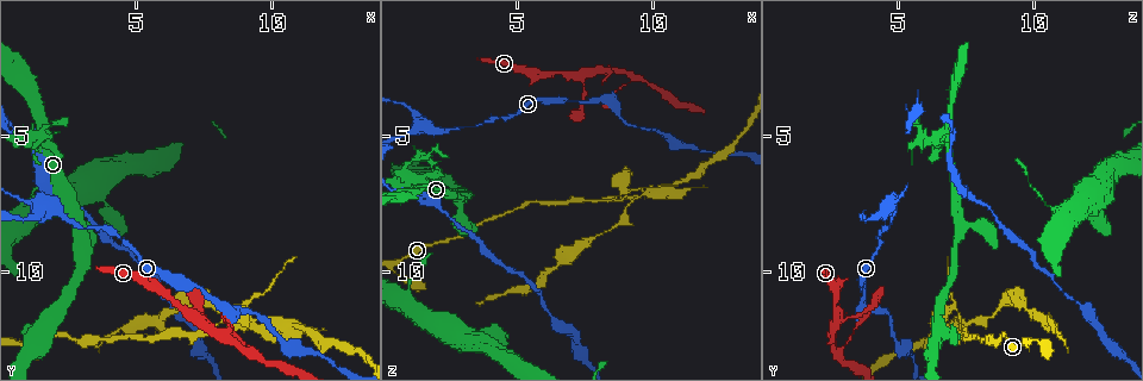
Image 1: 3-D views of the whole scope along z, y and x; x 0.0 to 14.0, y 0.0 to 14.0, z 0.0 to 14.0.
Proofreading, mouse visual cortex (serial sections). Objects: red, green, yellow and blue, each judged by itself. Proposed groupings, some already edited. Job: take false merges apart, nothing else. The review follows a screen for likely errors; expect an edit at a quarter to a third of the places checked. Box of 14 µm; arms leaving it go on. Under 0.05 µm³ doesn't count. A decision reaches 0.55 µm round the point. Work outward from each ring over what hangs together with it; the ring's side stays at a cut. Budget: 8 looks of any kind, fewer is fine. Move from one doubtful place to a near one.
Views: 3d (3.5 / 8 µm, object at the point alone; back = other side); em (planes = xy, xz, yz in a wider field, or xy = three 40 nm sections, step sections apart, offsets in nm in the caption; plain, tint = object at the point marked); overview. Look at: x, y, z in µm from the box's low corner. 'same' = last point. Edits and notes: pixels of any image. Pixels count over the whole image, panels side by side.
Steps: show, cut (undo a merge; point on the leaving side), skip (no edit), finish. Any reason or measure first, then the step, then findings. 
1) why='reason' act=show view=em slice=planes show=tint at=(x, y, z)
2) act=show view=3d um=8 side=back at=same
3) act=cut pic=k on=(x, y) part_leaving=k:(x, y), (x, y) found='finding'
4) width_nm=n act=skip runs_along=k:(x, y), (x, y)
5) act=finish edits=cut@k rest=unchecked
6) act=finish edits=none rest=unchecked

why='abrupt turn' act=show view=3d um=3.5 side=back at=(1.5, 5.2, 6.5)

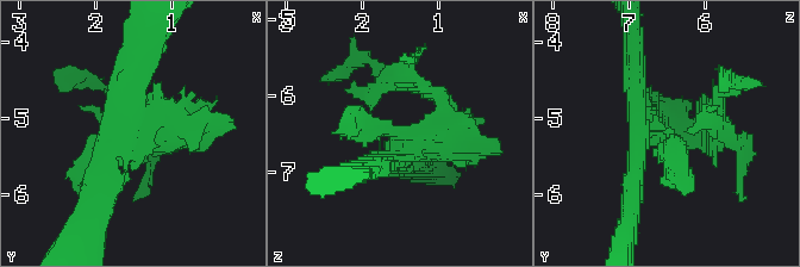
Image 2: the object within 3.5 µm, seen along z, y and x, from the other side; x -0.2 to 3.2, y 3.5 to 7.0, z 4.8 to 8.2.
why='now the EM' act=show view=em slice=planes show=plain at=(1.50, 5.25, 6.60)

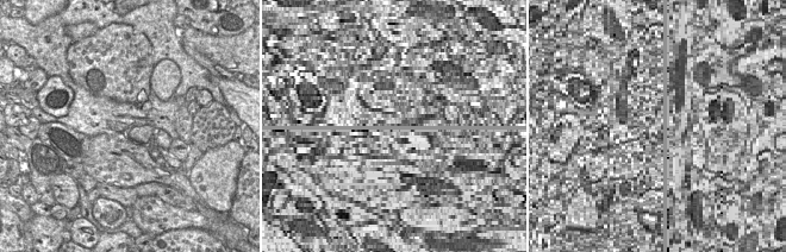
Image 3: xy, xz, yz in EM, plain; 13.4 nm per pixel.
act=show view=em slice=planes show=tint at=same

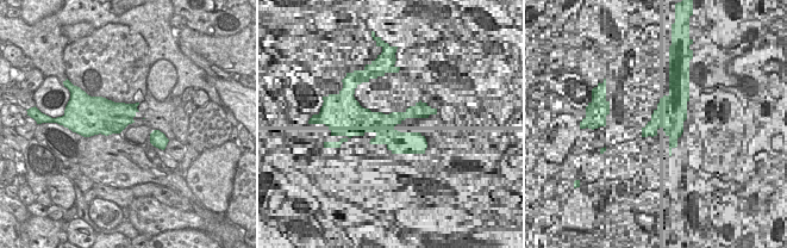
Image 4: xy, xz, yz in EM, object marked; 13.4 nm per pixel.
act=cut pic=2 on=(683, 131) part_leaving=2:(651, 137), (714, 137) found='two cells meet here'

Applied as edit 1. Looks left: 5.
act=show view=overview

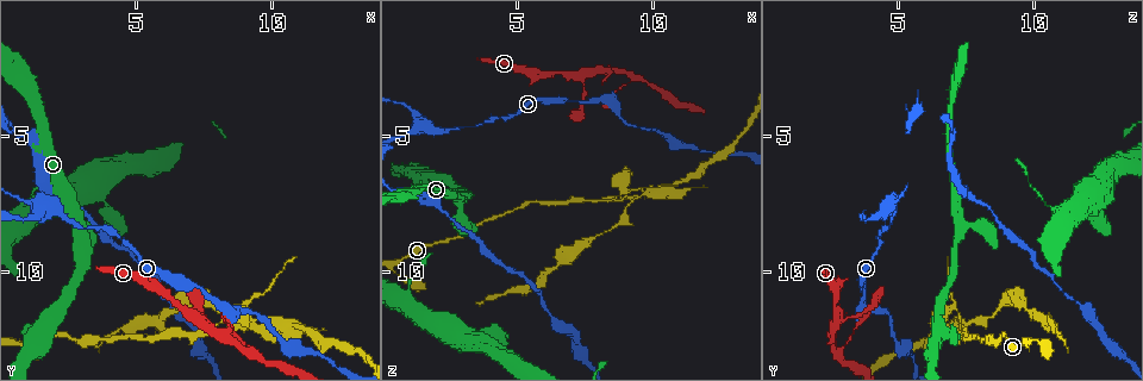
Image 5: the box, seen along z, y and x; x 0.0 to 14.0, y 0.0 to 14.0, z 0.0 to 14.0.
why='sharp bend' act=show view=3d um=3.5 at=(1.5, 7.7, 4.4)

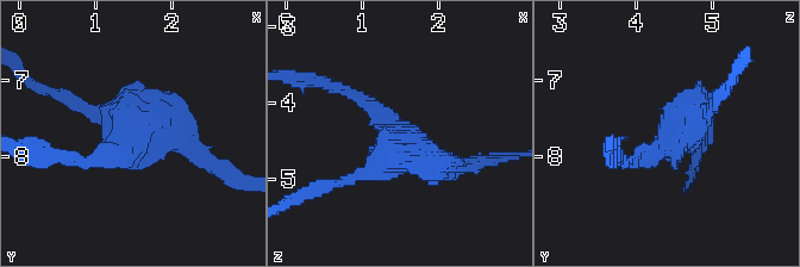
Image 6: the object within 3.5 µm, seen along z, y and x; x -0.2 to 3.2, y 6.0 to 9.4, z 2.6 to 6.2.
act=show view=em slice=planes show=tint at=(1.45, 7.80, 4.50)

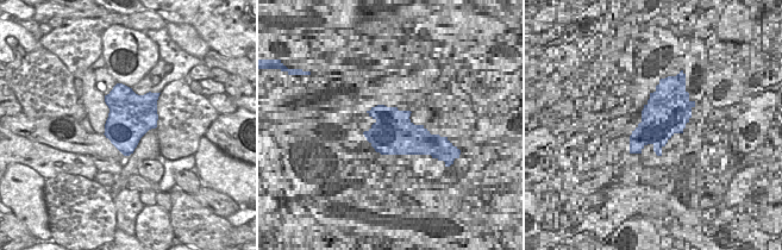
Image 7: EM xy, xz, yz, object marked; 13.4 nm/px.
act=show view=em slice=xy step=3 show=tint at=same

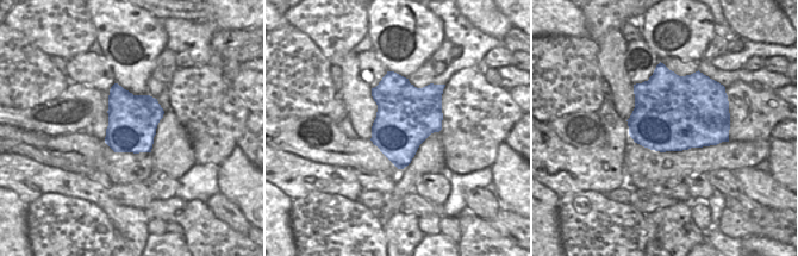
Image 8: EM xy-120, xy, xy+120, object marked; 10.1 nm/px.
width_nm=600 act=skip runs_along=6:(474, 162), (411, 153), (360, 95) found='all the same cell'

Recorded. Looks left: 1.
act=finish edits=cut@2 rest=unchecked

